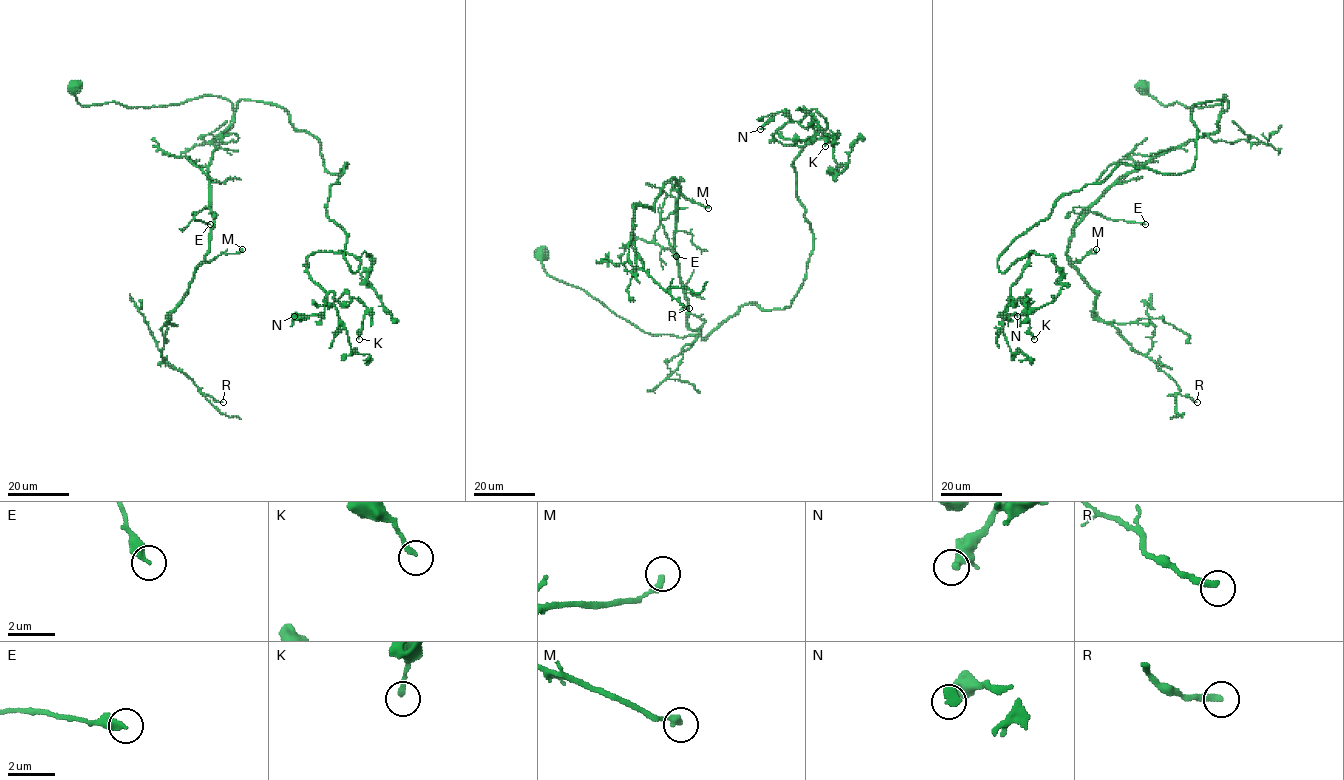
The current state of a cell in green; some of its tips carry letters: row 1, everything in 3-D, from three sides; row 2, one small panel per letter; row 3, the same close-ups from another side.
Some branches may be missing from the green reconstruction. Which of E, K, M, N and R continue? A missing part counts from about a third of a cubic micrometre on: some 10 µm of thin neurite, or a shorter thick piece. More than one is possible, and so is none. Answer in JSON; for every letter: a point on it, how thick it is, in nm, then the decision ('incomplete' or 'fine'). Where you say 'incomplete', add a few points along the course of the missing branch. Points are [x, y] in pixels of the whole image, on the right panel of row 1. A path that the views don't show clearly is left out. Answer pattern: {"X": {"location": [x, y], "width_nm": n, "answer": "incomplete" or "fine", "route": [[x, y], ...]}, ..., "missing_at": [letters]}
{"E": {"location": [1145, 224], "width_nm": 400, "answer": "fine"}, "K": {"location": [1034, 339], "width_nm": 200, "answer": "fine"}, "M": {"location": [1096, 249], "width_nm": 280, "answer": "fine"}, "N": {"location": [1017, 316], "width_nm": 320, "answer": "fine"}, "R": {"location": [1197, 402], "width_nm": 280, "answer": "fine"}, "missing_at": []}

